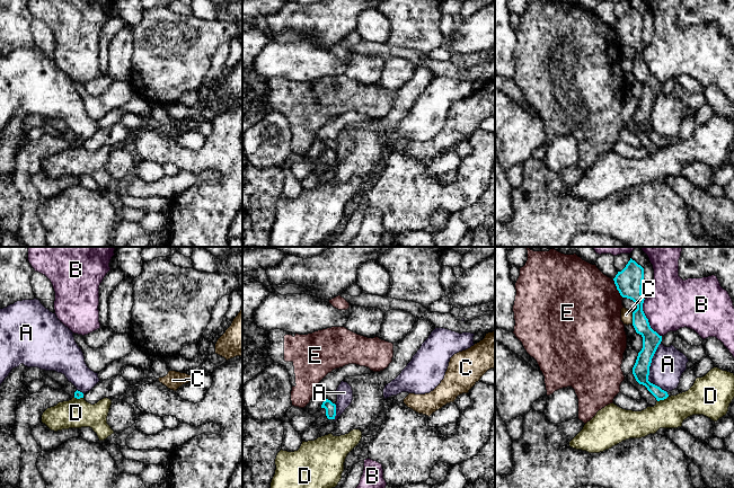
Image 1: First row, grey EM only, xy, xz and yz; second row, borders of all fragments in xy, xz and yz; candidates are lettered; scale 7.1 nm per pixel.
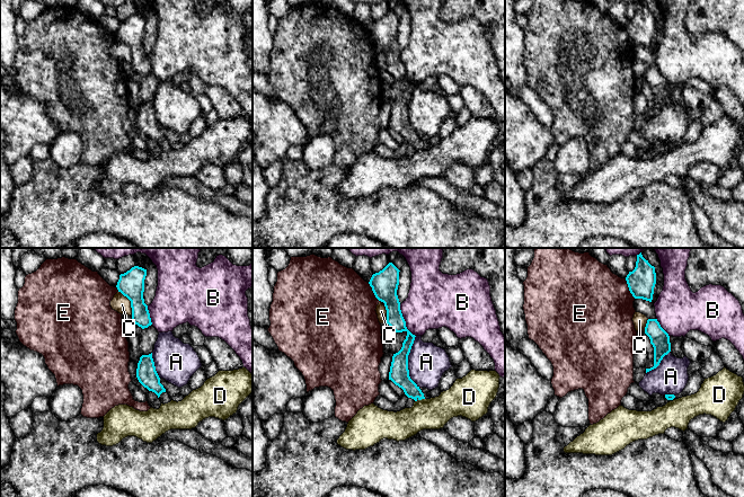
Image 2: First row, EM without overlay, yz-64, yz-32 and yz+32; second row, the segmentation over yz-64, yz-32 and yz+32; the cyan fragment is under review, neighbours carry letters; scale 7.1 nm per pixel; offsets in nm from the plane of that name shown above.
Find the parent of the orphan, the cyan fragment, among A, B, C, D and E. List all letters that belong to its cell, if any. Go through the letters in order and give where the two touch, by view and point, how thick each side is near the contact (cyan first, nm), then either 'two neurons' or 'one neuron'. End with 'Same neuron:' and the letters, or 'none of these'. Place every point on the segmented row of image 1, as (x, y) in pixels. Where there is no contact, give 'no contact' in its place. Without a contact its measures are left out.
A: contact yz (648, 371); calibres 130 and 240 nm; two neurons
B: contact yz (646, 318); calibres 160 and 360 nm; two neurons
C: contact yz (633, 318); calibres 180 and 80 nm; two neurons
D: contact yz (662, 399); calibres 120 and 220 nm; two neurons
E: contact yz (617, 289); calibres 190 and 500 nm; two neurons
Same neuron: none of these

